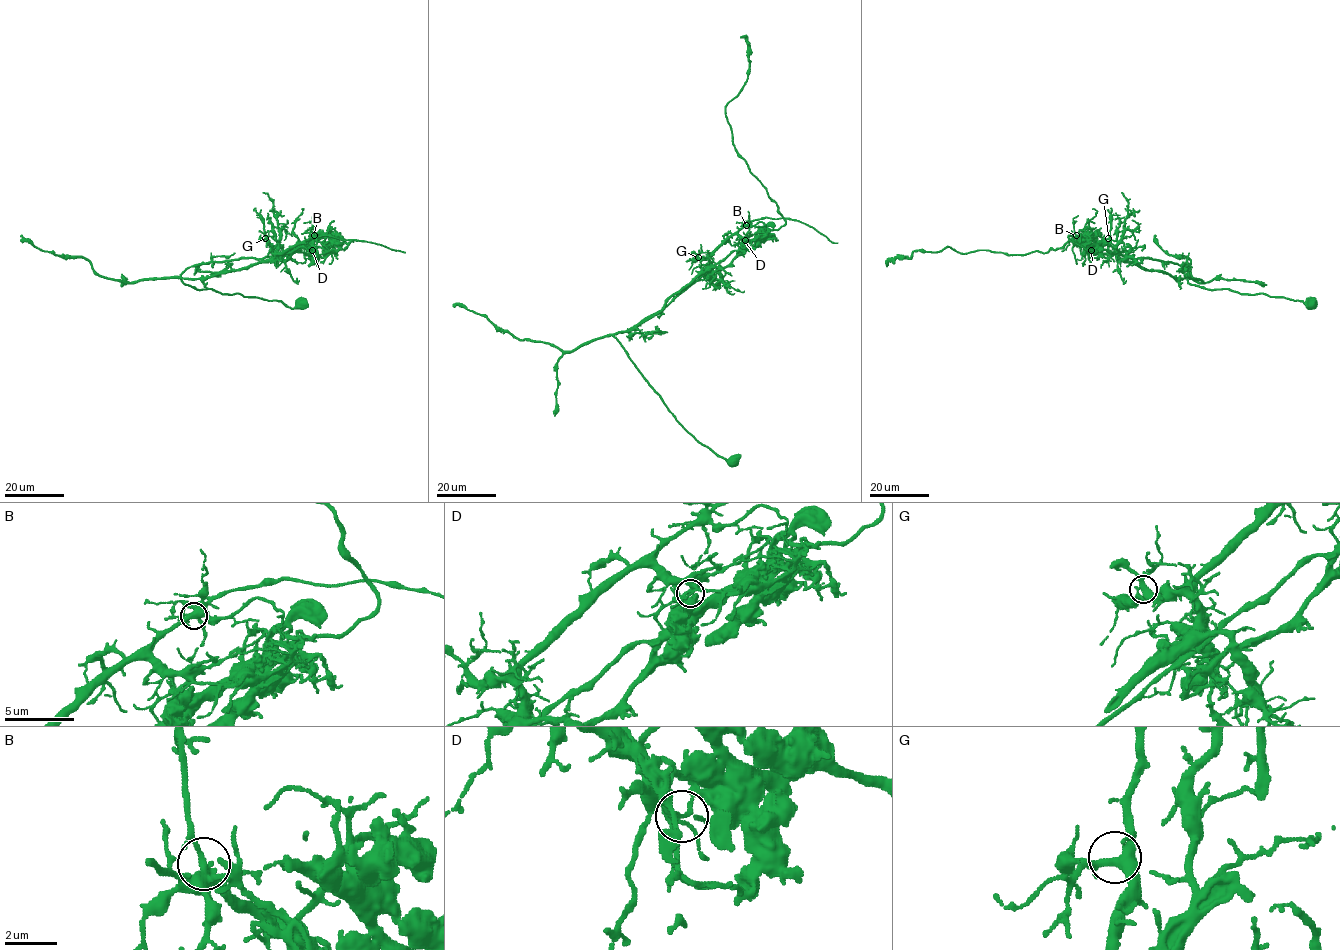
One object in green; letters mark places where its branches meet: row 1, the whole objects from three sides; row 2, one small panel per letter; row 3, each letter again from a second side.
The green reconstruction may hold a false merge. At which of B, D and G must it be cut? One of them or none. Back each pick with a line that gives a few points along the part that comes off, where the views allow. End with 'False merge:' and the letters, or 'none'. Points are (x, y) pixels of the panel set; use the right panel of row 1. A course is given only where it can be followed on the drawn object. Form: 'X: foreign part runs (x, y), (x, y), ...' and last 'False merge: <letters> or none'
D: foreign part runs (1090, 250), (1085, 242), (1148, 270), (1202, 282), (1193, 279), (1188, 258), (1163, 251), (1154, 236)
False merge: D

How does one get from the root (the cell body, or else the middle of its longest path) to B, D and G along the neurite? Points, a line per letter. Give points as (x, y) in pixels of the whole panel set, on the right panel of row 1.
B: (1116, 254), (1100, 253), (1076, 235)
D: (1116, 254), (1100, 247), (1090, 250)
G: (1116, 254), (1109, 253), (1108, 238)

